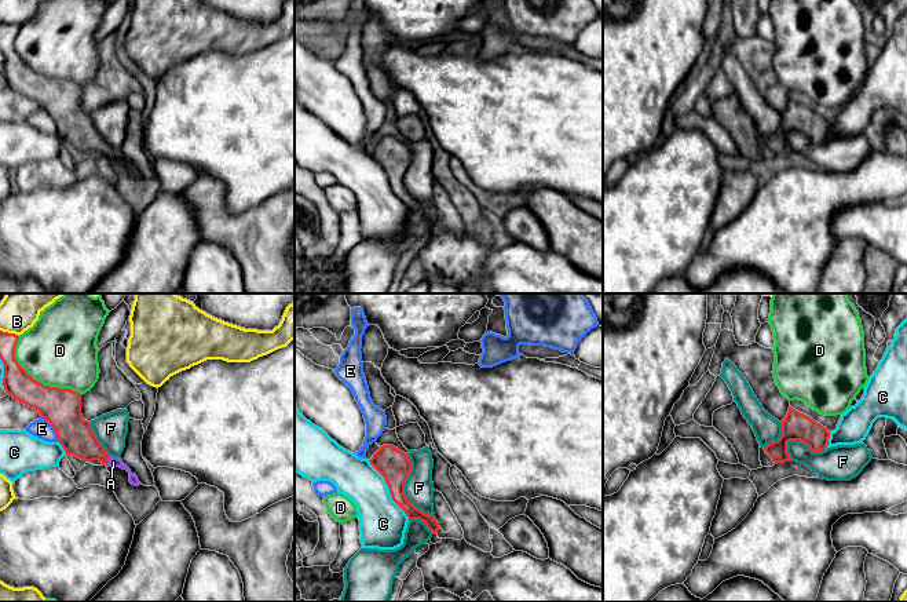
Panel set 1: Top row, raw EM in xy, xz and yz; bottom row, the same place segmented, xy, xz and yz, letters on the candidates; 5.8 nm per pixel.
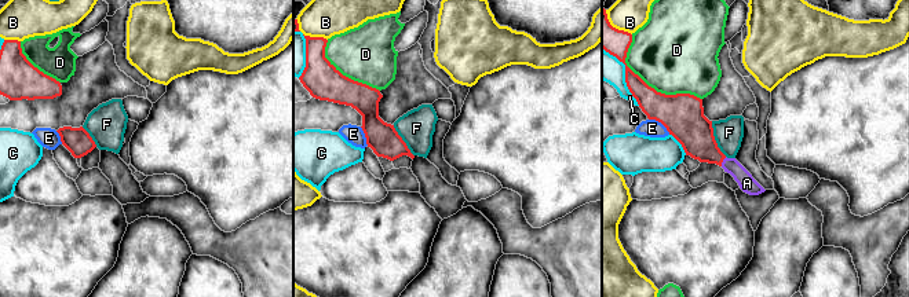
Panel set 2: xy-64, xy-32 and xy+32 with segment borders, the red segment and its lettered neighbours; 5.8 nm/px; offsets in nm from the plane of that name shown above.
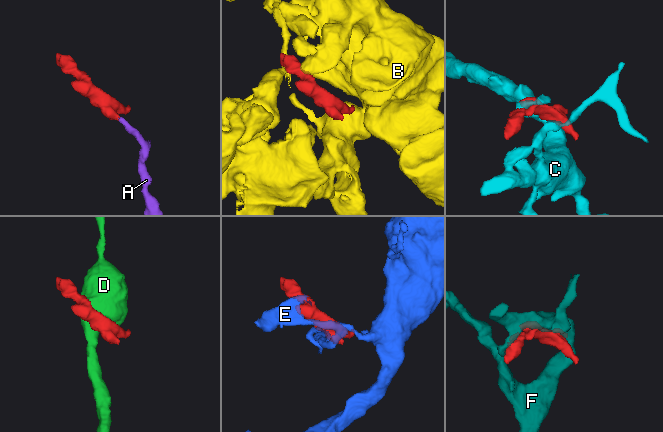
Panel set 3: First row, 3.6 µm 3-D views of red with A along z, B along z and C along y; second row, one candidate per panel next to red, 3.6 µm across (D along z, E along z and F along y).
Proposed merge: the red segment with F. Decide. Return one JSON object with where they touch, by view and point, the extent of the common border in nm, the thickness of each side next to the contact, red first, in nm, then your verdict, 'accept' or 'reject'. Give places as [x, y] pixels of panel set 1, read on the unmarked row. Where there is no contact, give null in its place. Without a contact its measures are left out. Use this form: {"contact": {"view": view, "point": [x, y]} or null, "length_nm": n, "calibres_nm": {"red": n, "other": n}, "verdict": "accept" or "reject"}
{"contact": {"view": "xz", "point": [403, 181]}, "length_nm": 400, "calibres_nm": {"red": 190, "other": 170}, "verdict": "reject"}

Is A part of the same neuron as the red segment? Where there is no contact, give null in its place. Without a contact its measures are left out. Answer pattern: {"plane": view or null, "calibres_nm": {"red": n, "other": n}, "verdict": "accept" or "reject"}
{"plane": "xy", "calibres_nm": {"red": 200, "other": 60}, "verdict": "accept"}

